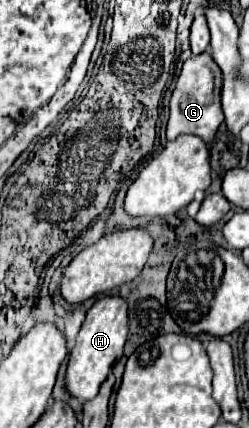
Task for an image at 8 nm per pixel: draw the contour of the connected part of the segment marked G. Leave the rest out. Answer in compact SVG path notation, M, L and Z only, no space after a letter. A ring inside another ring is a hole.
M202 52L184 62L182 72L178 76L176 88L170 98L170 120L166 138L174 140L182 134L194 134L202 138L208 146L212 146L218 126L222 124L222 108L220 108L220 90L222 90L222 72L210 52Z

